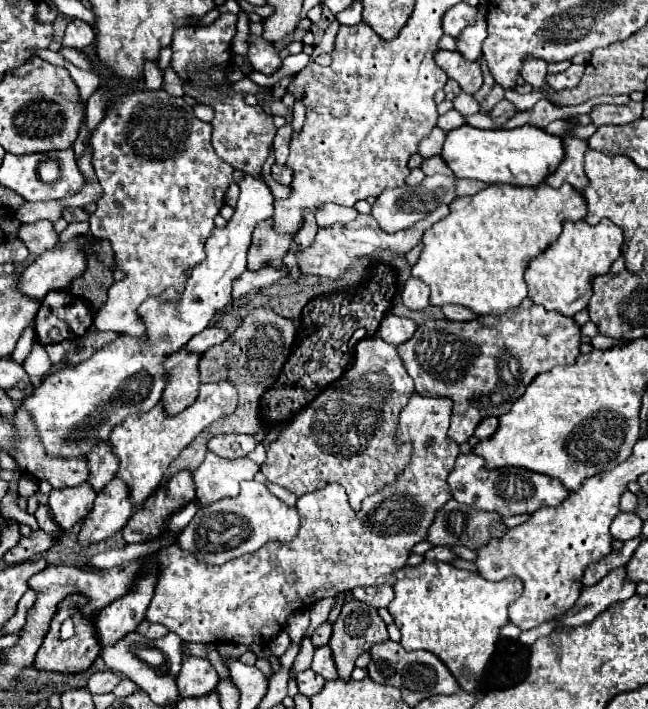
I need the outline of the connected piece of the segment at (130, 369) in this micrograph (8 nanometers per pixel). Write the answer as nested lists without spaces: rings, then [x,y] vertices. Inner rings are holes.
[[[234,171],[234,181],[240,185],[240,199],[234,217],[226,227],[212,231],[206,241],[208,257],[192,271],[184,283],[184,291],[178,293],[170,287],[162,295],[146,299],[138,307],[138,315],[146,325],[144,339],[118,335],[118,339],[98,349],[90,359],[48,375],[46,381],[36,387],[34,395],[22,401],[22,407],[26,407],[34,417],[48,455],[88,455],[92,447],[100,439],[108,439],[112,427],[122,423],[132,411],[152,409],[160,401],[168,381],[164,359],[180,351],[196,333],[204,331],[210,319],[232,301],[232,283],[246,271],[246,251],[252,243],[252,231],[262,219],[268,219],[274,213],[274,197],[262,177],[252,179]]]

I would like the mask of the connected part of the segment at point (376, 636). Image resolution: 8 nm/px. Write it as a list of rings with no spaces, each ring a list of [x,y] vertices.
[[[356,599],[350,601],[350,603],[344,603],[338,621],[332,625],[332,637],[330,637],[330,643],[328,643],[328,647],[332,649],[340,679],[348,681],[350,673],[354,669],[354,661],[364,651],[368,651],[374,643],[380,643],[380,641],[388,641],[388,631],[386,631],[386,623],[378,615],[378,609],[368,605],[368,603],[356,601]]]

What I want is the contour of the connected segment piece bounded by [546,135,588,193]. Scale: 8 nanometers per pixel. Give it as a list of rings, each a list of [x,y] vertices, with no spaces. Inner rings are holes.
[[[564,135],[562,139],[562,147],[566,147],[566,155],[564,161],[554,169],[554,173],[548,175],[546,183],[556,183],[562,185],[564,181],[570,183],[574,189],[578,189],[581,193],[586,187],[586,173],[584,173],[584,151],[588,149],[588,141],[572,137],[572,135]]]

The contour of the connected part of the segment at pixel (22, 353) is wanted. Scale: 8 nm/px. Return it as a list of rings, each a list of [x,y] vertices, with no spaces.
[[[30,325],[30,327],[26,327],[24,335],[18,339],[16,349],[14,349],[14,353],[10,356],[12,361],[14,361],[14,363],[22,363],[22,361],[28,357],[32,345],[34,345],[34,335],[32,335],[32,325]]]

